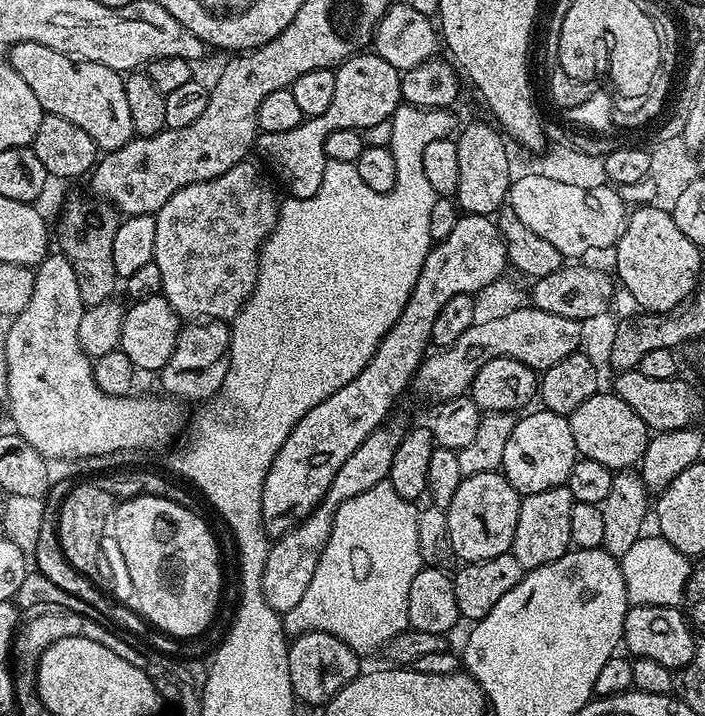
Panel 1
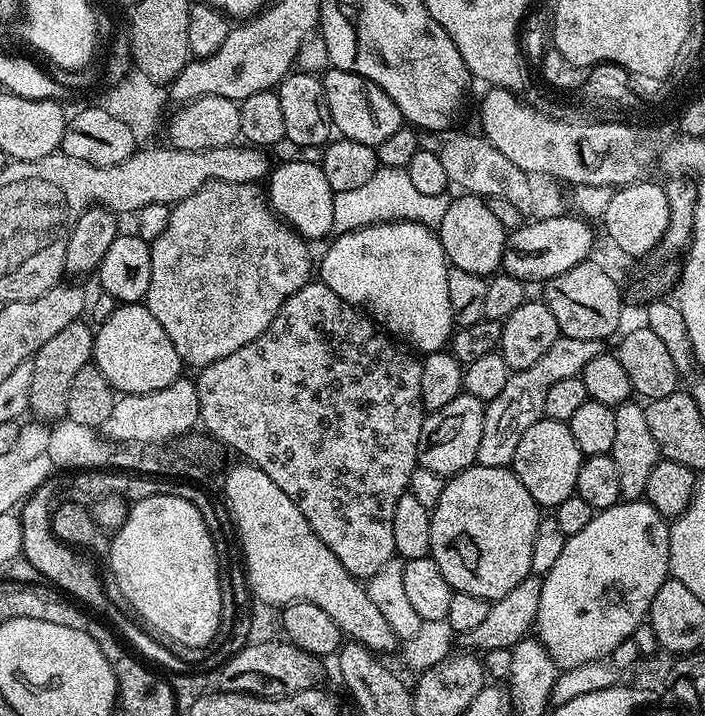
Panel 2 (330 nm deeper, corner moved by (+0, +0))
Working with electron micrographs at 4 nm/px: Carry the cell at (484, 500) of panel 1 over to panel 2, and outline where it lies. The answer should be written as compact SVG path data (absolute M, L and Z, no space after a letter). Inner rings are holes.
M473 464L451 477L438 498L438 506L431 509L430 555L442 570L442 578L450 582L453 592L474 594L474 598L486 601L501 600L510 594L531 573L531 555L534 553L535 534L542 519L542 509L522 486L511 467L495 468Z

